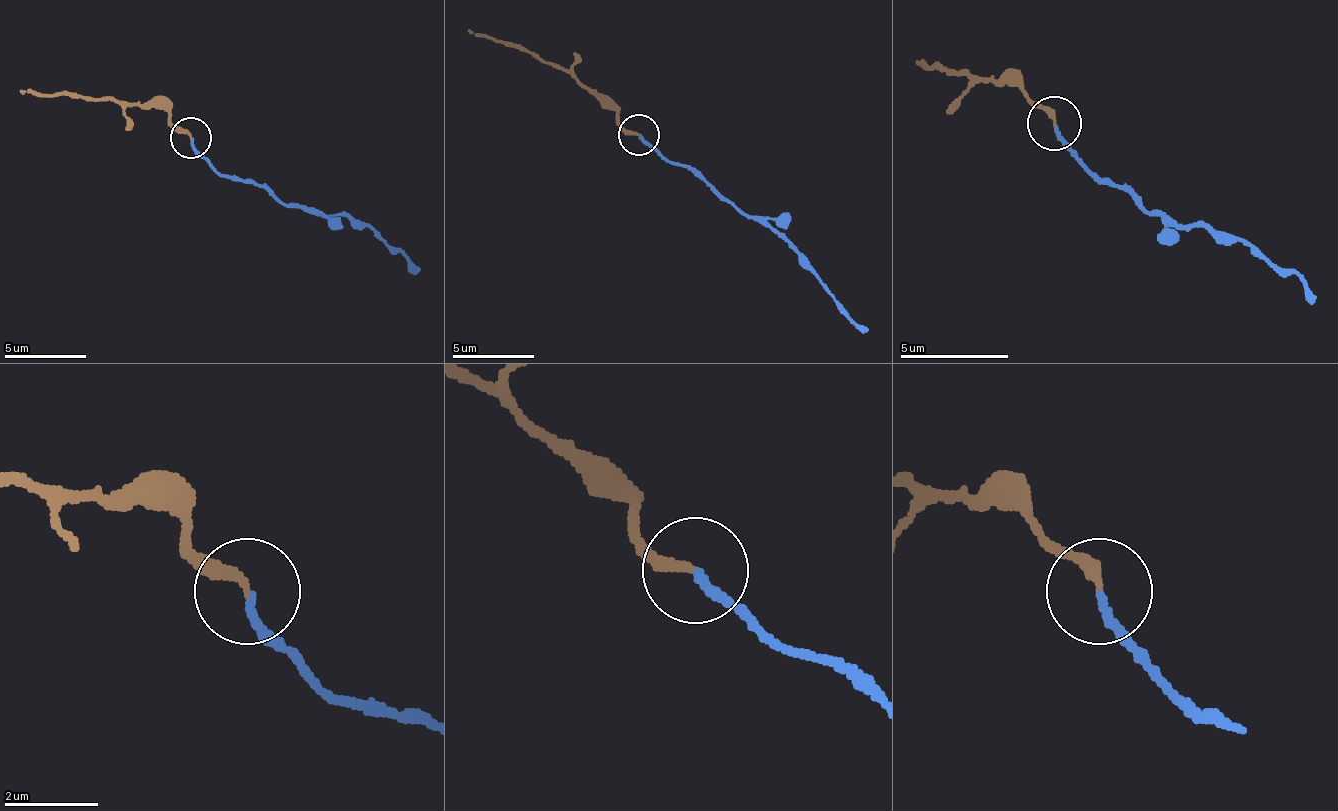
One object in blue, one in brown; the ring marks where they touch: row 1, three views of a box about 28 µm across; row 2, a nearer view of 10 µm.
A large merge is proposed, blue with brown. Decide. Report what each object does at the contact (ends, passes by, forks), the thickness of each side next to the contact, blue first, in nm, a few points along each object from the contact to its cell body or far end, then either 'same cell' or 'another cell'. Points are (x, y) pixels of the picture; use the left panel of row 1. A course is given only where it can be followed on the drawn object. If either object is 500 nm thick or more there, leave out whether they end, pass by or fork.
blue ends | brown ends | 160/240 nm | blue via (190, 138), (223, 175), (264, 184), (284, 204), (362, 220), (395, 249), (415, 274) | brown via (190, 138), (153, 106), (22, 89) | same cell

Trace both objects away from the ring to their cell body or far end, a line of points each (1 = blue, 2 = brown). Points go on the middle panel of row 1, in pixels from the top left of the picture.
1: (638, 135), (671, 164), (695, 168), (732, 205), (761, 217), (810, 271), (843, 316), (863, 332)
2: (638, 135), (564, 70), (470, 29)

